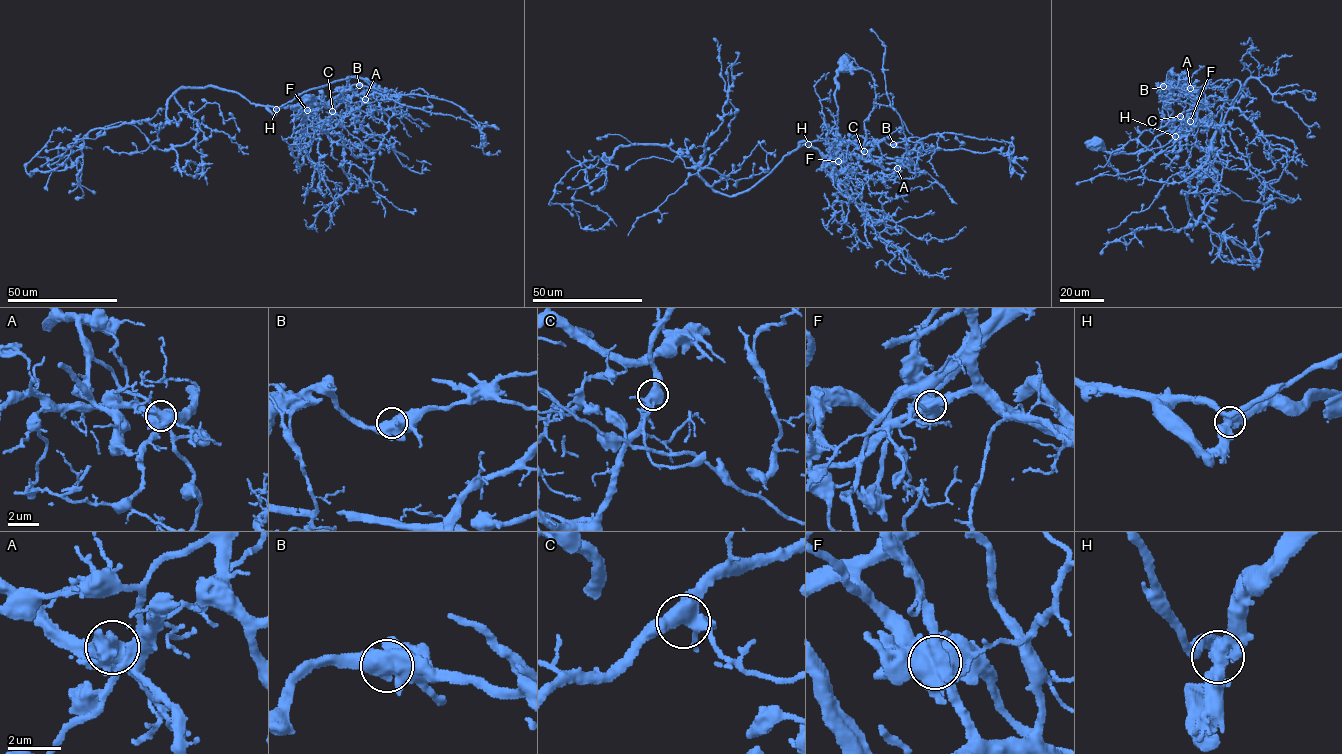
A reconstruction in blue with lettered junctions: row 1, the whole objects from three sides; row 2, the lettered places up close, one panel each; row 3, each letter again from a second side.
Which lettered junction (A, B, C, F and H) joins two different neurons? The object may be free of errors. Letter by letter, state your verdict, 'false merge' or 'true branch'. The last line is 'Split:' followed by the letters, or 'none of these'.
A: true branch
B: true branch
C: true branch
F: false merge
H: true branch
Split: F

